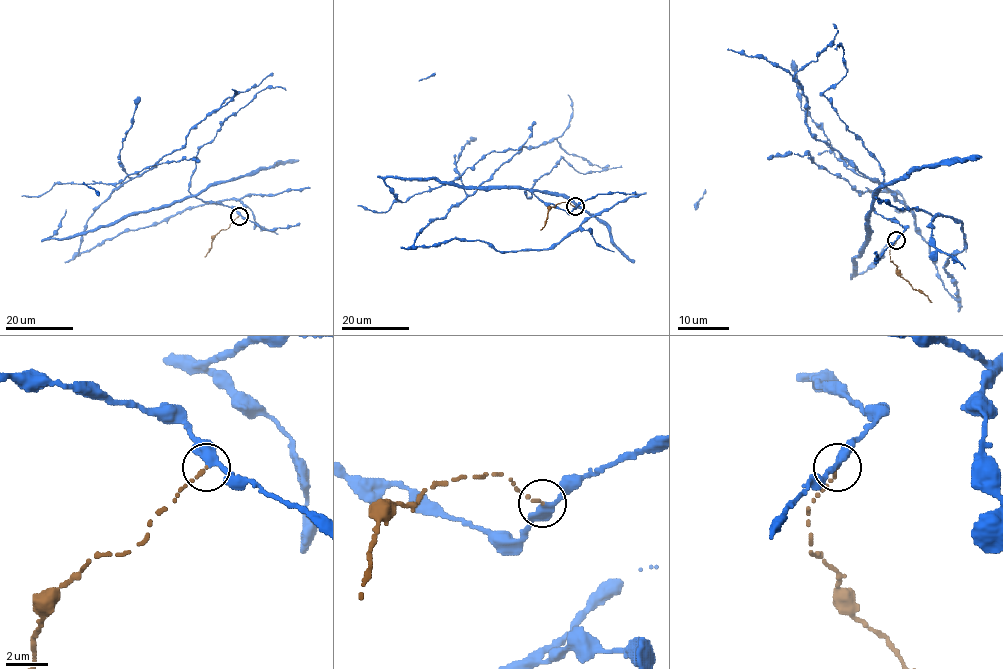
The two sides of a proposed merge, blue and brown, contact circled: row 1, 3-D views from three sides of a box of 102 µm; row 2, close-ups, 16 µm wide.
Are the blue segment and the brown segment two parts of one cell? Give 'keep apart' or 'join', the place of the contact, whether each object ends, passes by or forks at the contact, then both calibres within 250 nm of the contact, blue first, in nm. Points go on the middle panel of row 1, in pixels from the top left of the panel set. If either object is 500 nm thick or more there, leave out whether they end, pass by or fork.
keep apart; at (575, 206); blue passes by; brown ends there; 340 nm thick on the blue side, 160 nm on the other

